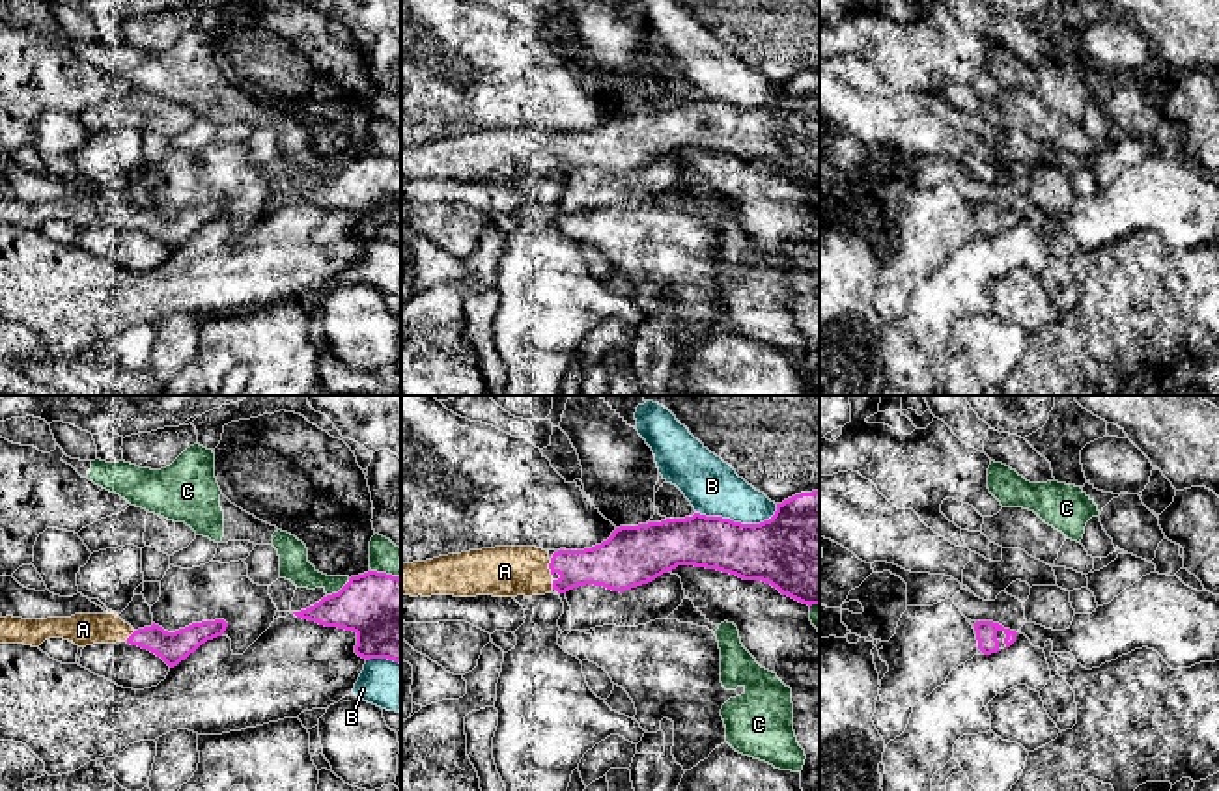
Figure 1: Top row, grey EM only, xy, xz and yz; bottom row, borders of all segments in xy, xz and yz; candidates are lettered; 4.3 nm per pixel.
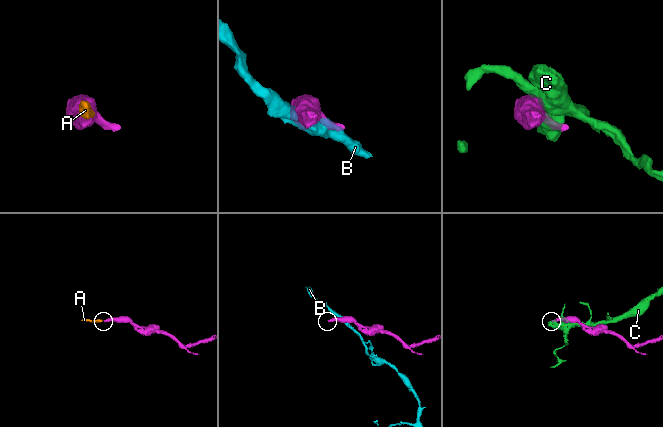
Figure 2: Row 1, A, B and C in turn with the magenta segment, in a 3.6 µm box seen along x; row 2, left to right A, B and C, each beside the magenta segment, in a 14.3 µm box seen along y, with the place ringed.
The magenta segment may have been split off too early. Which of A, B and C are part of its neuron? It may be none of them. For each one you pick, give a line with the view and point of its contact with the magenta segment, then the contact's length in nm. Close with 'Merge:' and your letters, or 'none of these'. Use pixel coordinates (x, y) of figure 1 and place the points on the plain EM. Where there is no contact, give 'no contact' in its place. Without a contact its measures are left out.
A: contact xz (549, 150); length 70 nm
Merge: A

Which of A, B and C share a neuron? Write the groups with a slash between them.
A / B / C

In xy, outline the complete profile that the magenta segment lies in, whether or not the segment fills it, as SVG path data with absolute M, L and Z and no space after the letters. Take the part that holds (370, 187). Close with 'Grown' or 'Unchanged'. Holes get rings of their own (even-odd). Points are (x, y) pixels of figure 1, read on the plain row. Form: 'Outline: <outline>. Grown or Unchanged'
Outline: M368 153L351 159L332 177L293 194L297 200L357 216L355 235L366 243L388 241L401 246L401 160Z. Unchanged

